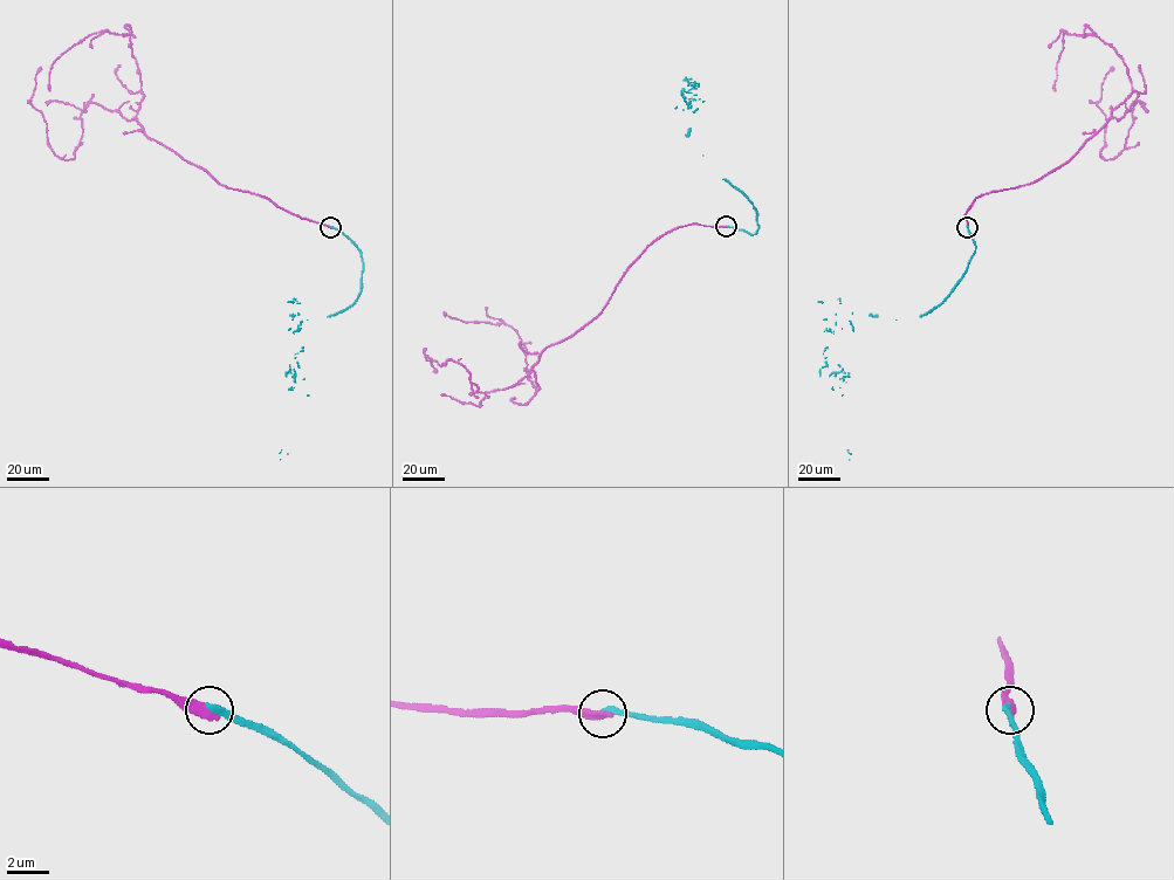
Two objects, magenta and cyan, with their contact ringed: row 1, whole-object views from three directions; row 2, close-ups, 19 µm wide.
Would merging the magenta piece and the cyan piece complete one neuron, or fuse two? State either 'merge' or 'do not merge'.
do not merge

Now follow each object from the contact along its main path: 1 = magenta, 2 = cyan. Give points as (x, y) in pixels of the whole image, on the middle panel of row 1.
1: (726, 227), (659, 236), (602, 310), (515, 384), (476, 392), (462, 365), (425, 356), (437, 371)
2: (726, 227), (755, 234), (756, 211), (688, 137), (694, 81), (686, 91), (704, 101), (675, 108)

